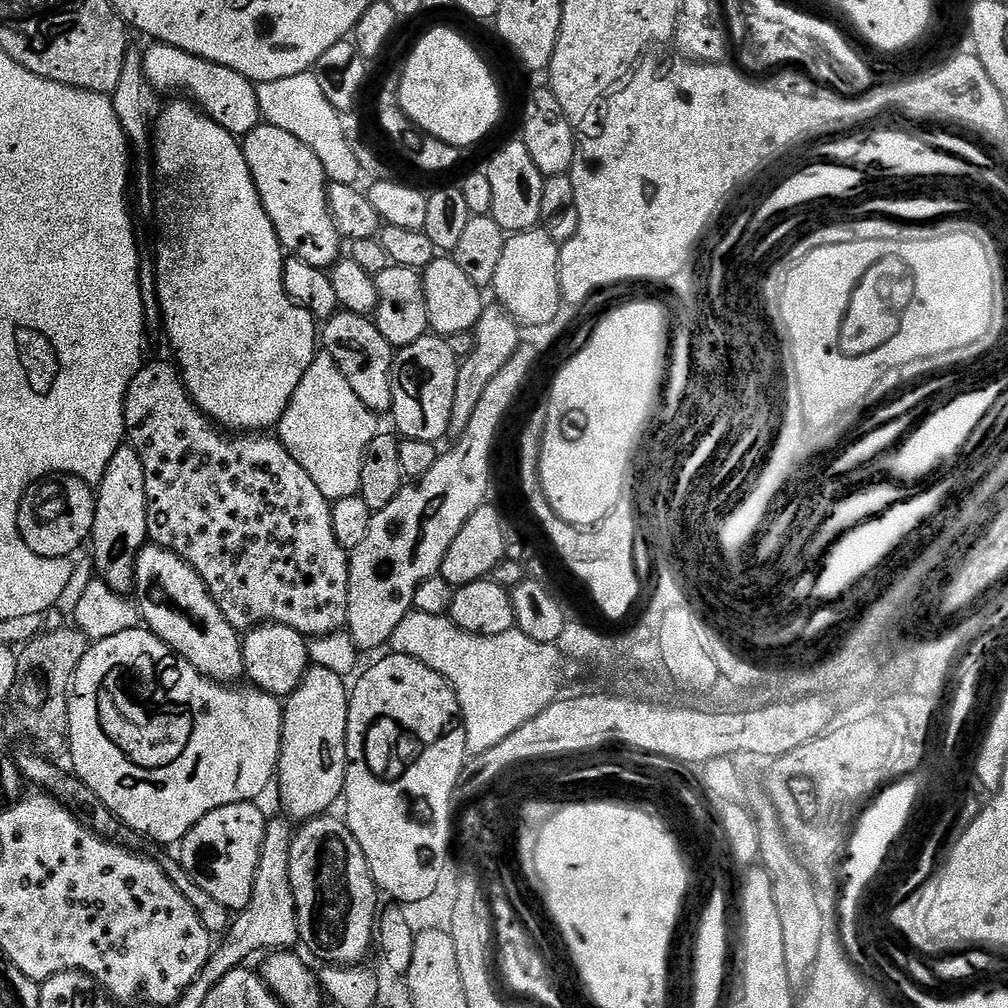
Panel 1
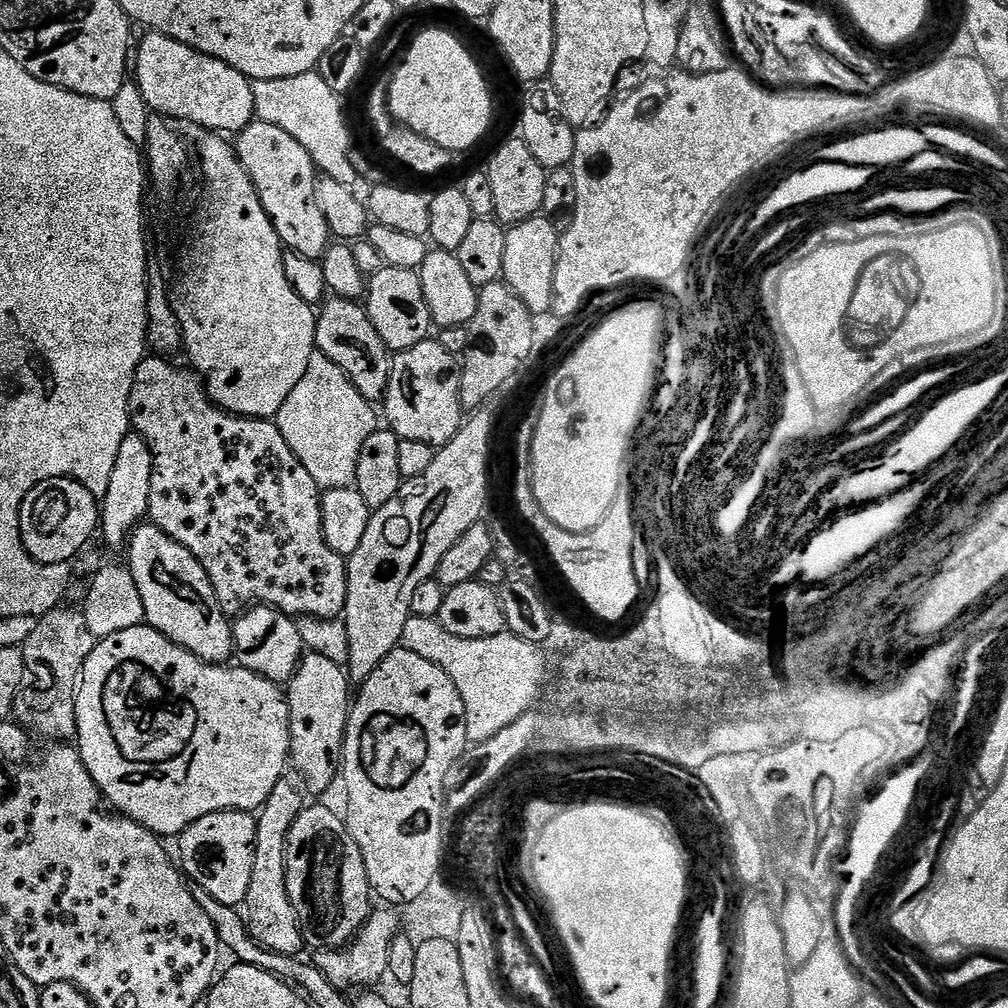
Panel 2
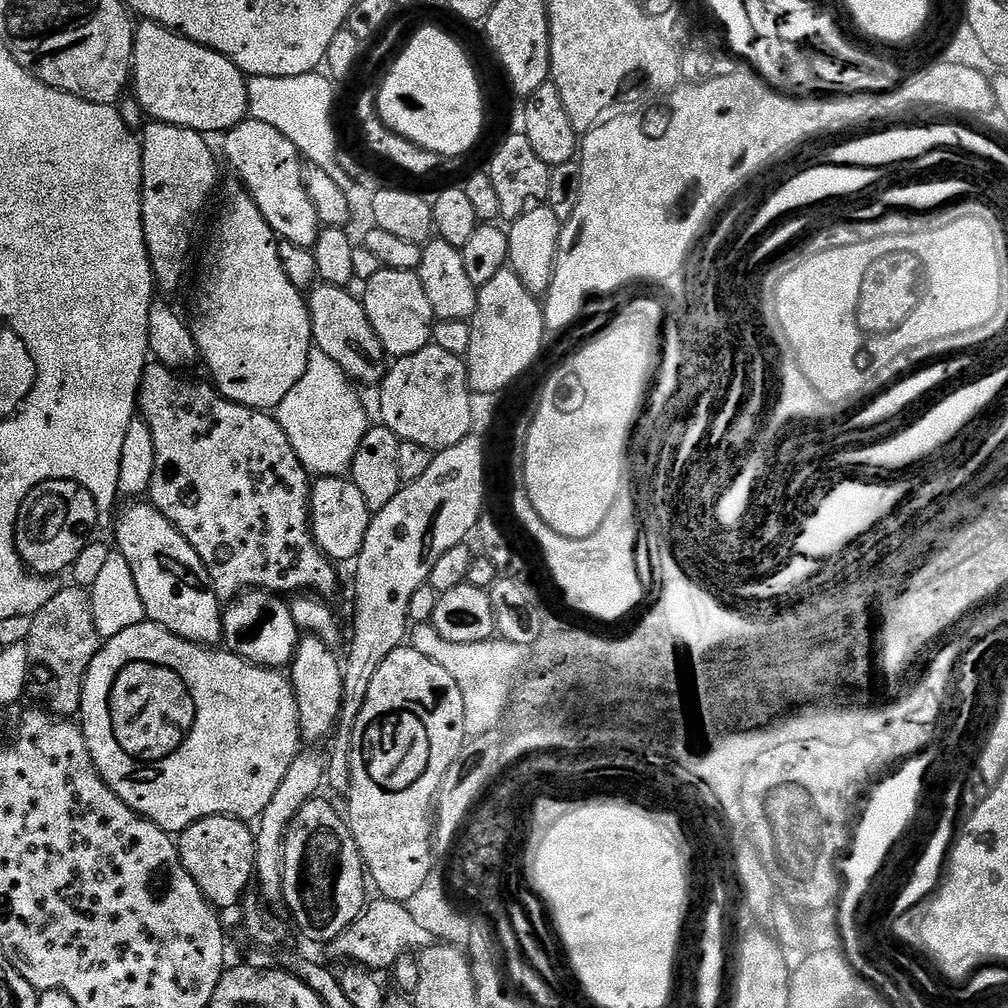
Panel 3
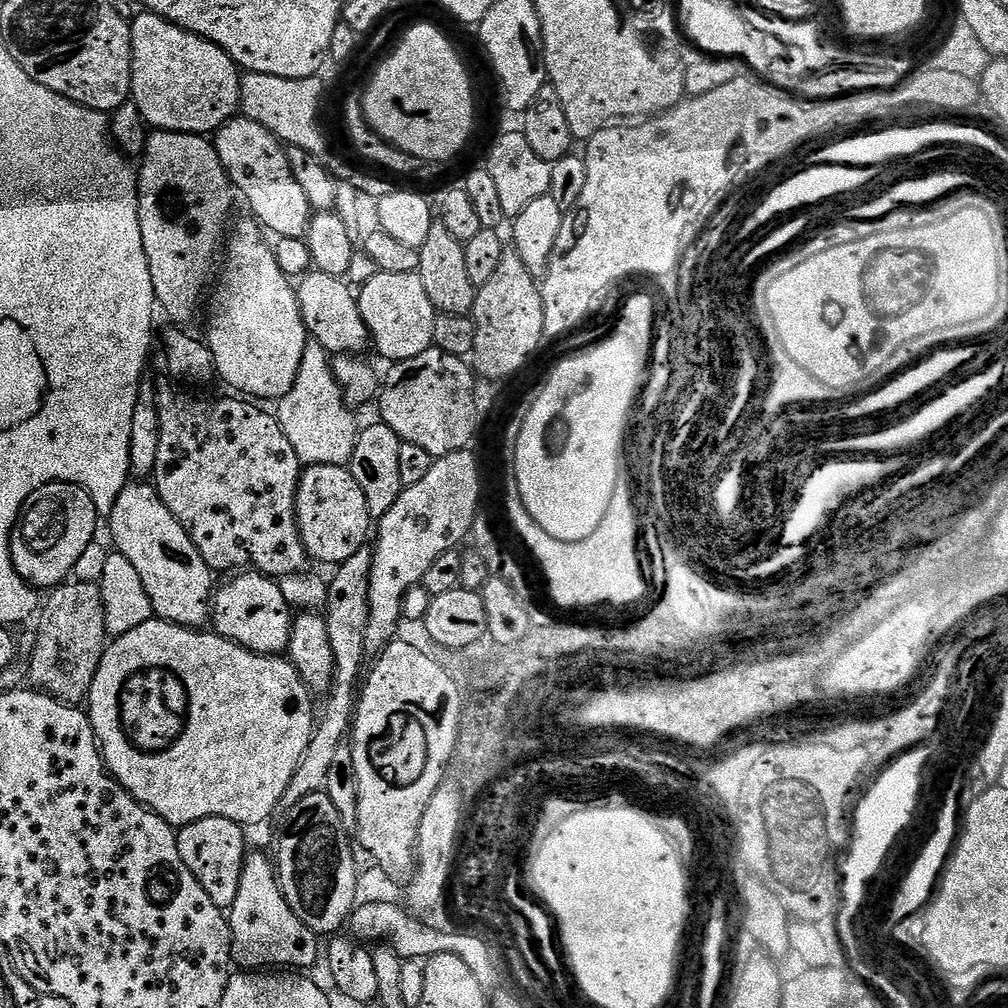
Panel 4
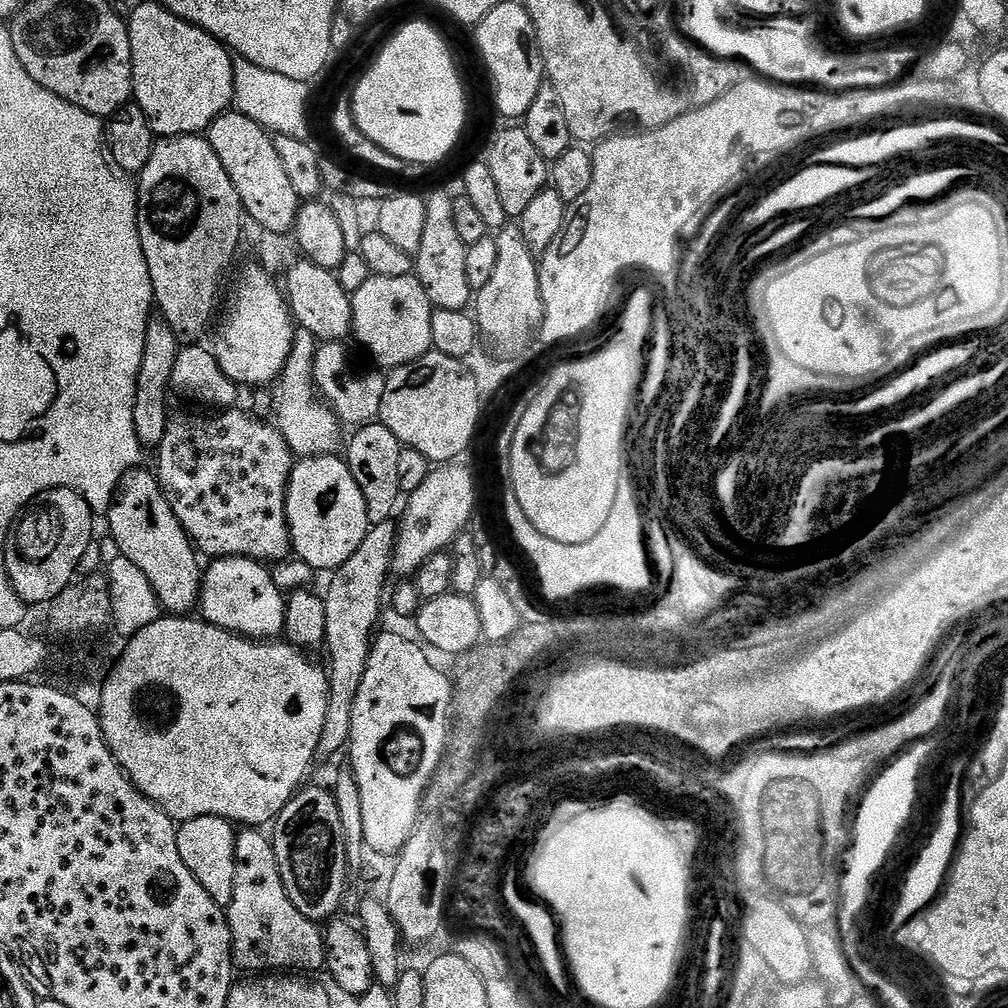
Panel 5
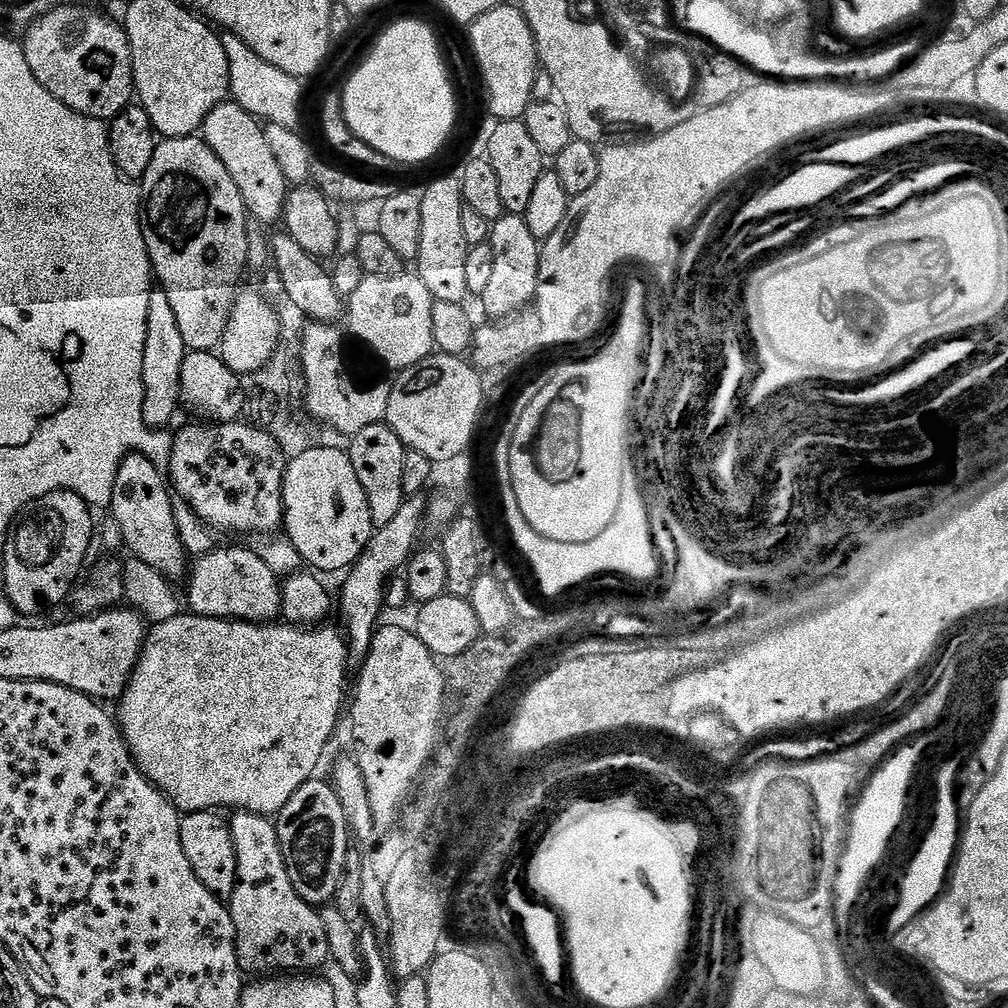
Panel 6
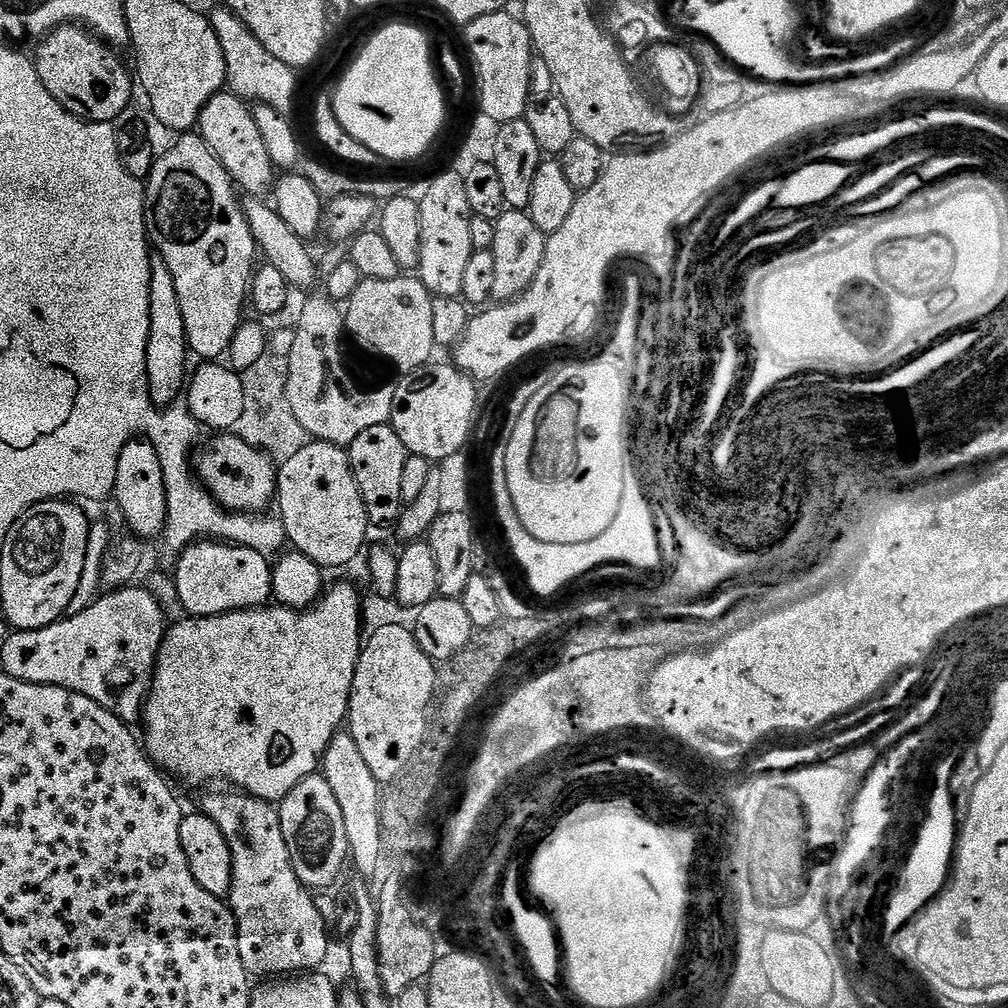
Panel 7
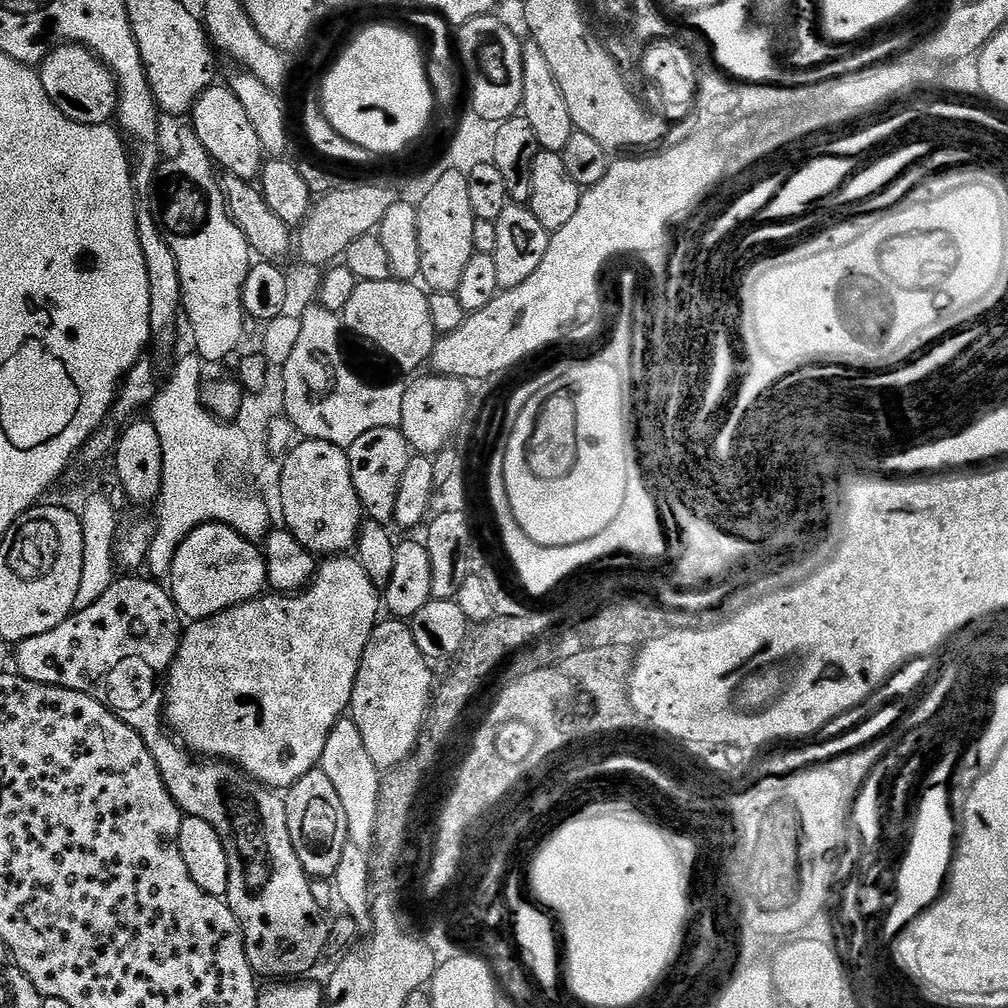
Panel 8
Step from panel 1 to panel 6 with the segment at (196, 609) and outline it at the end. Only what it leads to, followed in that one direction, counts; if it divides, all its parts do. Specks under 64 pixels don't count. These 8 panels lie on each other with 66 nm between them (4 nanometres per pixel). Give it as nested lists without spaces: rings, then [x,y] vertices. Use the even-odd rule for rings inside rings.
[[[133,452],[124,459],[122,466],[116,469],[110,515],[116,519],[120,536],[135,559],[153,567],[167,578],[185,575],[186,553],[176,529],[174,496],[165,473],[158,466],[154,466],[150,458]]]

